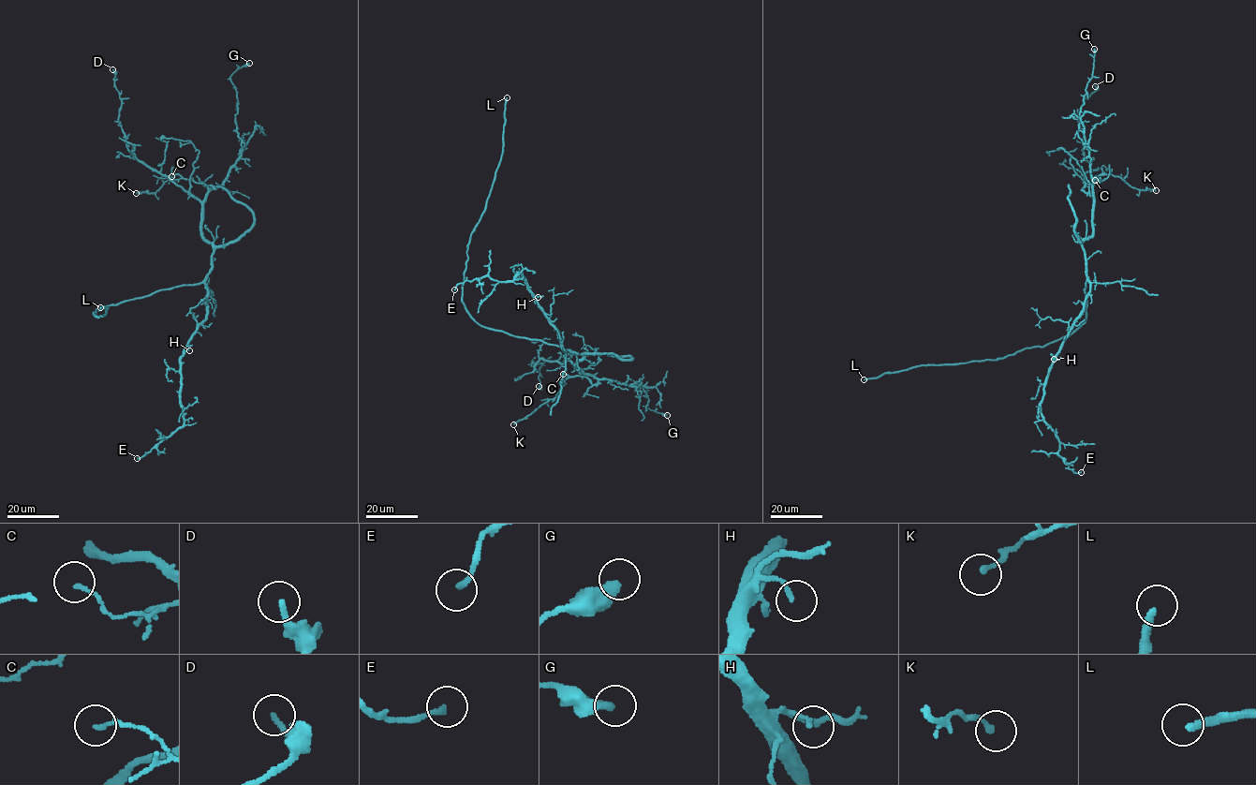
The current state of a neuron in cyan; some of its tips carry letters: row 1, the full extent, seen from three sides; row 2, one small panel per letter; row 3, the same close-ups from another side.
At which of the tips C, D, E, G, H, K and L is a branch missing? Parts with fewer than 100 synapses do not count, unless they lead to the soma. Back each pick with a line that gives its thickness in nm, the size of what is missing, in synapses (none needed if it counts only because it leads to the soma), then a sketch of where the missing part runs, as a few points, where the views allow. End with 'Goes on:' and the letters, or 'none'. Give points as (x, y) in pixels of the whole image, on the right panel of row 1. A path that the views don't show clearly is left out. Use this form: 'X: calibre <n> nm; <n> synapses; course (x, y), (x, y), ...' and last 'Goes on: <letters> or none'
L: calibre 220 nm
Goes on: L

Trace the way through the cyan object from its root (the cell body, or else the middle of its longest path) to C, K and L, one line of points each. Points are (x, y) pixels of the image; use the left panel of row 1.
C: (178, 286), (199, 283), (212, 266), (214, 247), (202, 235), (201, 210), (206, 193), (213, 187), (171, 176)
K: (178, 286), (199, 283), (212, 266), (201, 210), (213, 187), (172, 173), (155, 193), (136, 193)
L: (178, 286), (96, 309), (96, 313), (93, 313), (96, 317), (106, 314), (108, 308), (100, 307)

